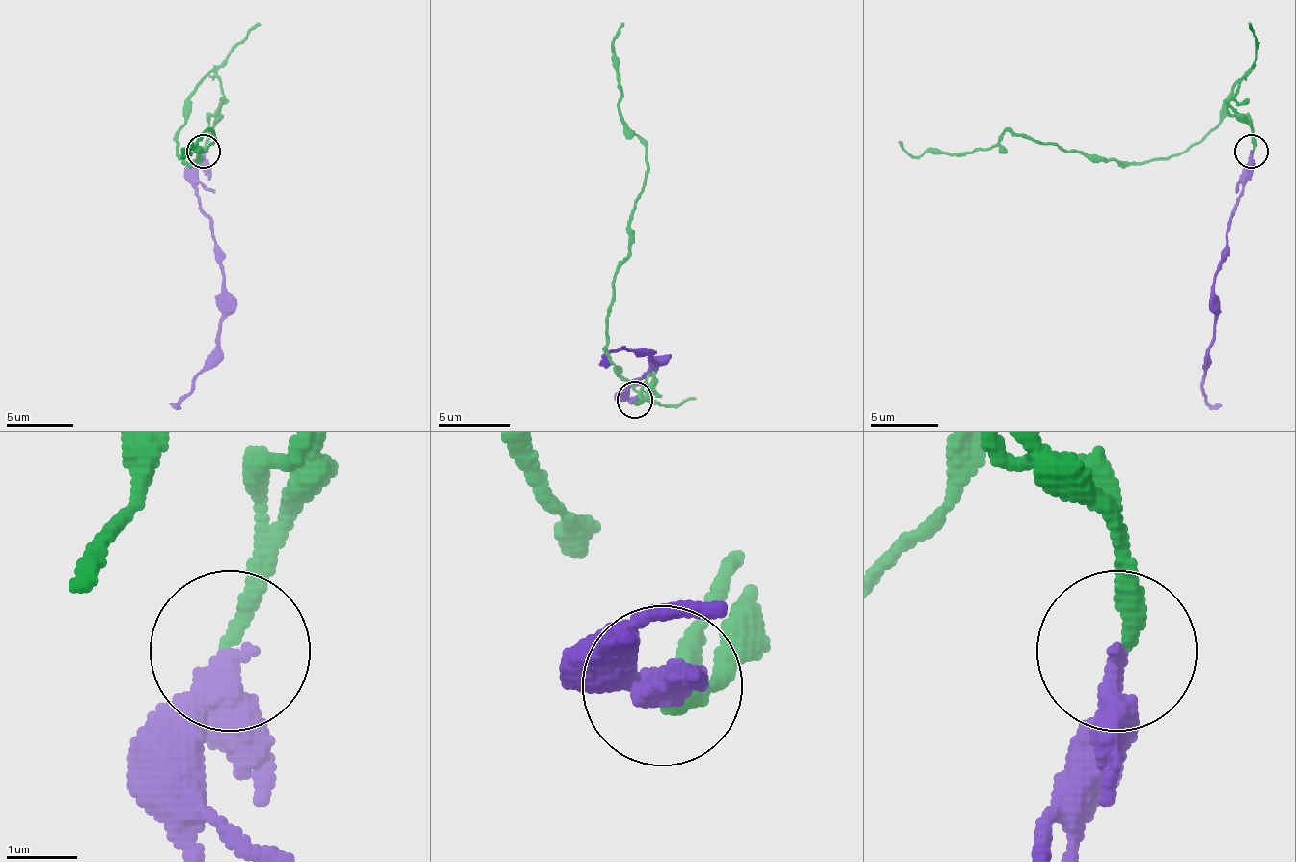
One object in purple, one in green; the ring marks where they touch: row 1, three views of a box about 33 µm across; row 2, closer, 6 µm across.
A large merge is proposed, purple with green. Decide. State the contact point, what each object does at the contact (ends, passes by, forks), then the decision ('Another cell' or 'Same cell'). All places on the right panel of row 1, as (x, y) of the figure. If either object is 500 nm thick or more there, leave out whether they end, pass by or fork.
Place: (1252, 151). At the ring purple ends. At the ring green ends. Another cell

